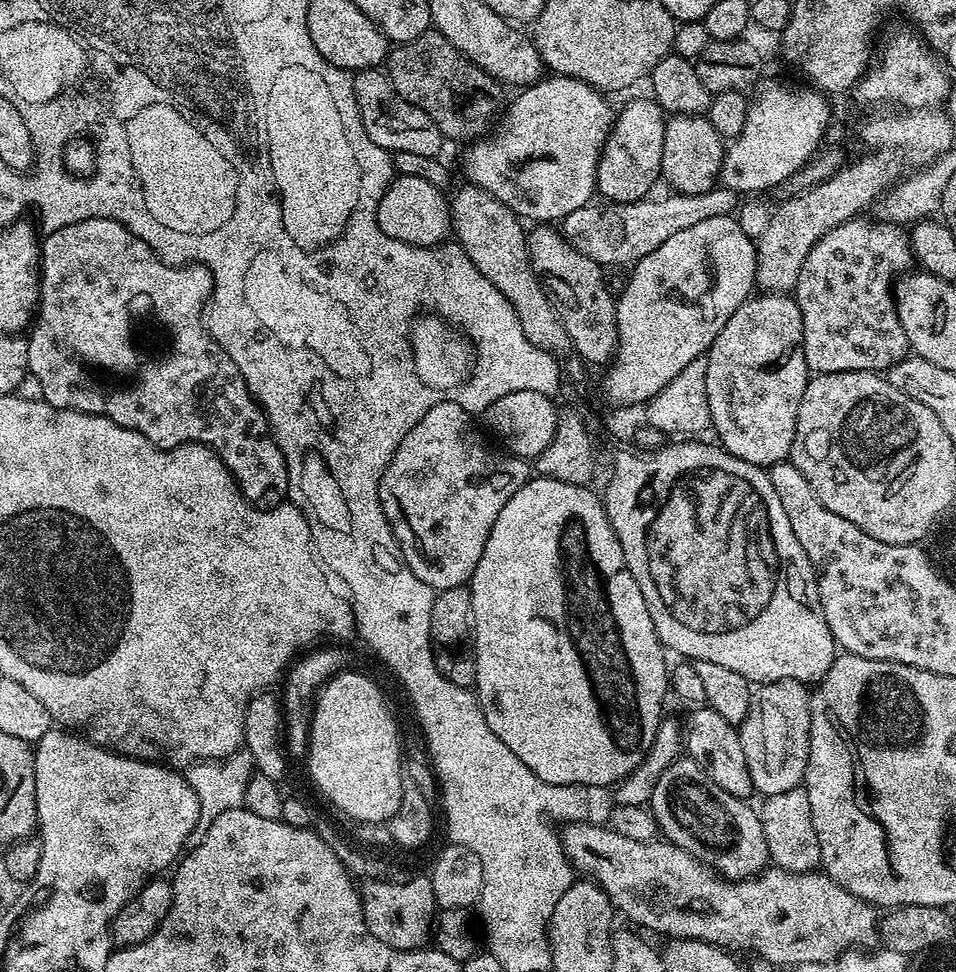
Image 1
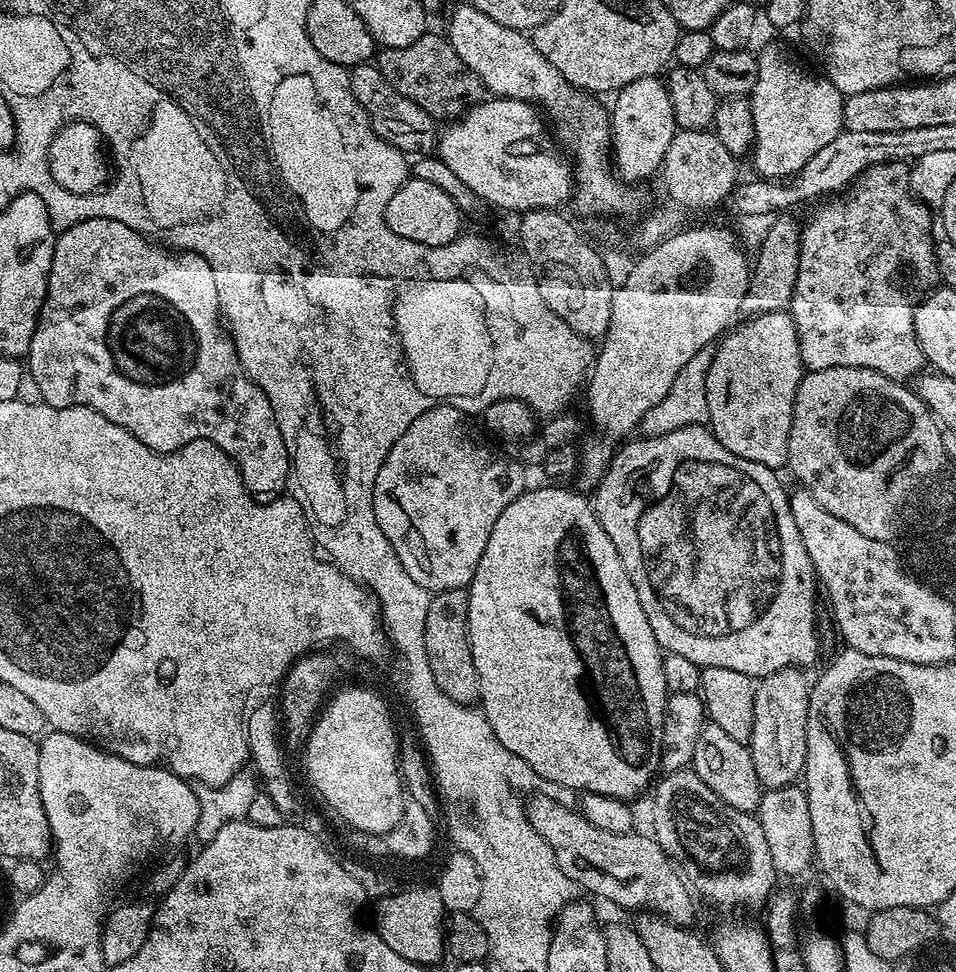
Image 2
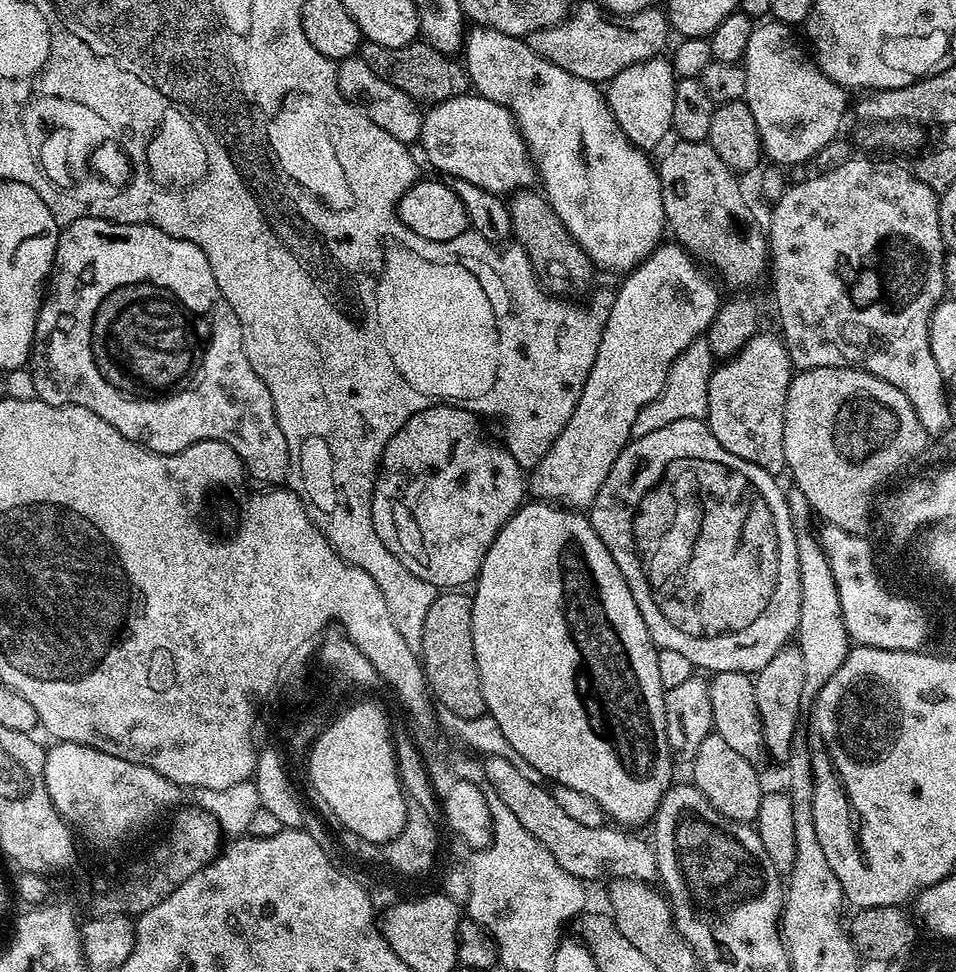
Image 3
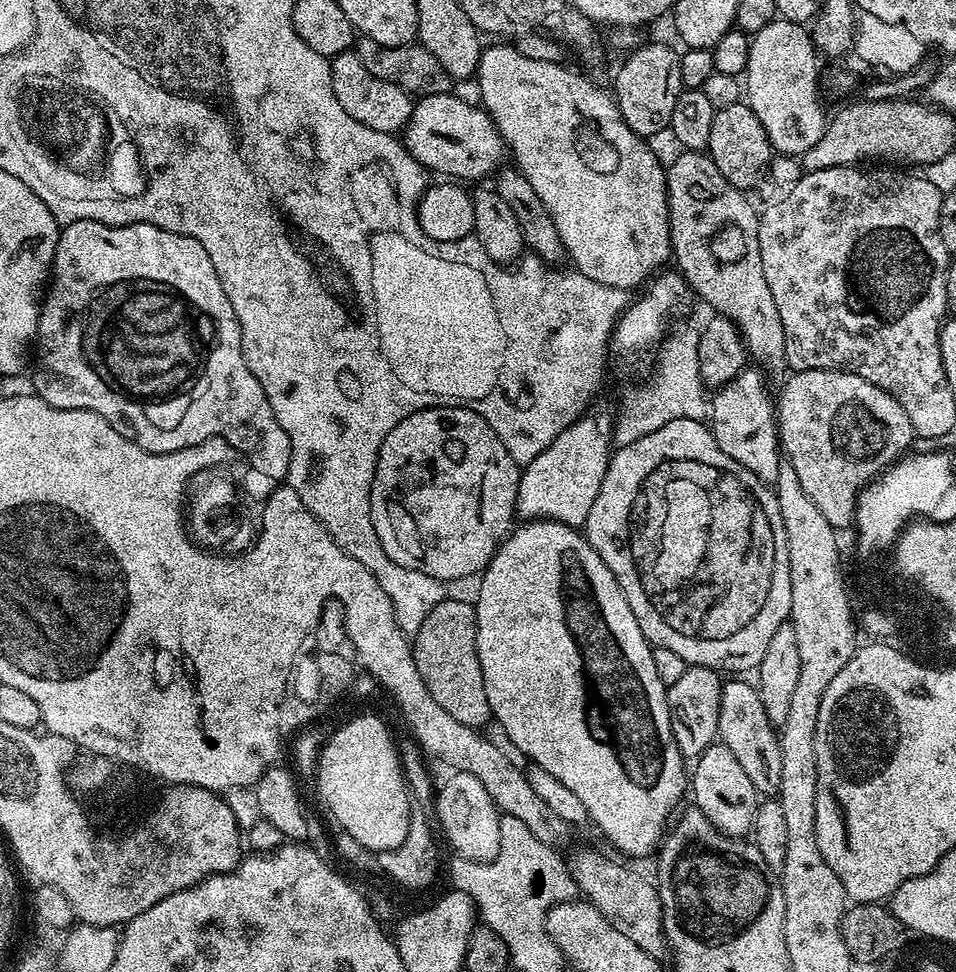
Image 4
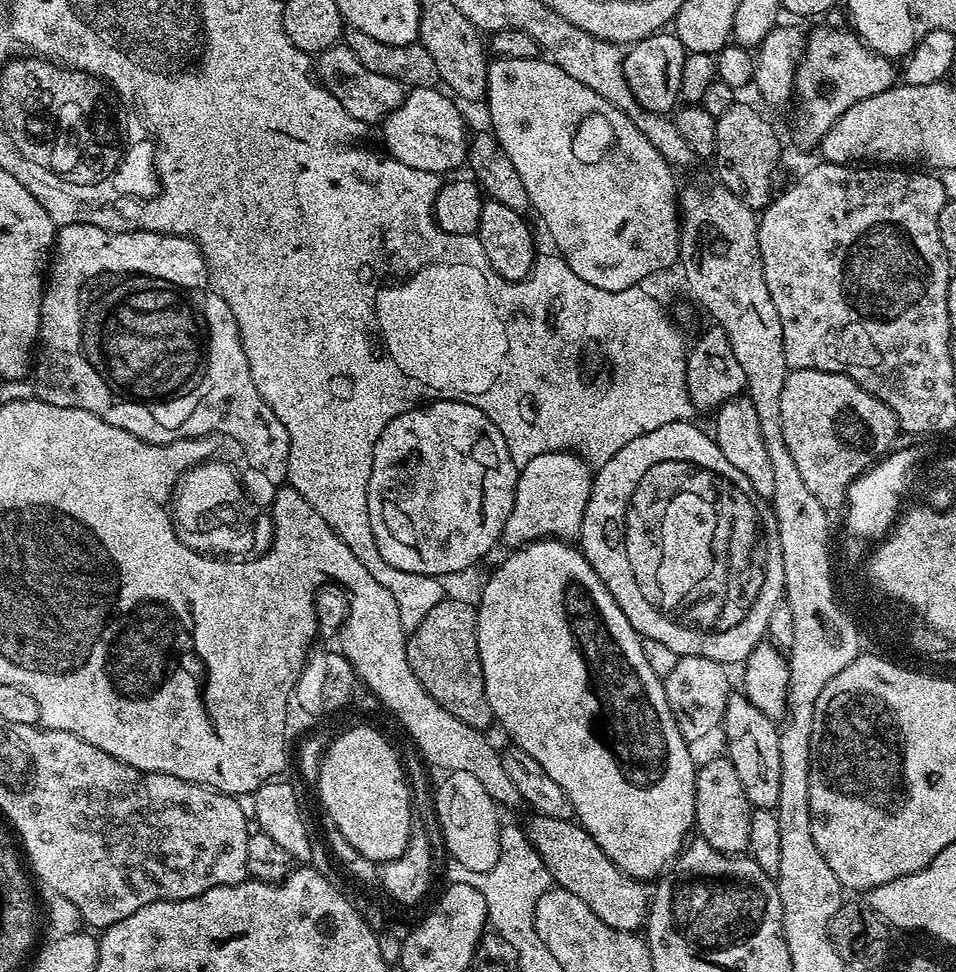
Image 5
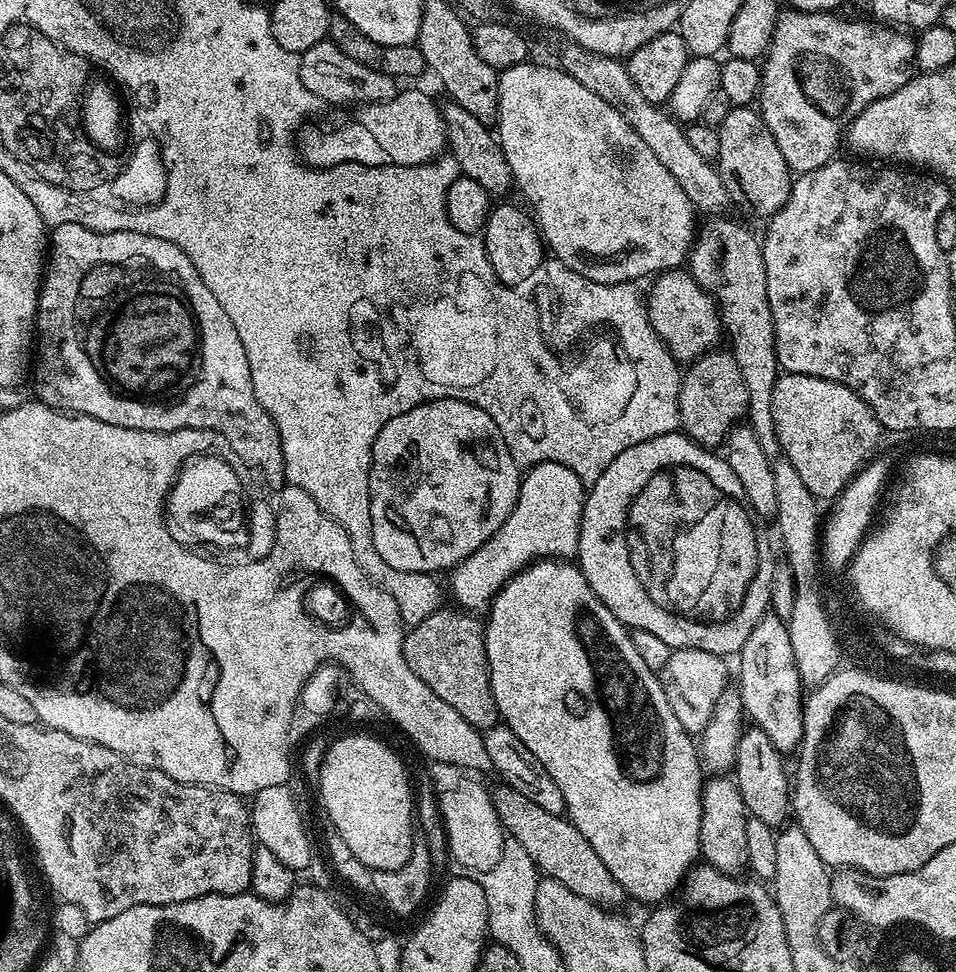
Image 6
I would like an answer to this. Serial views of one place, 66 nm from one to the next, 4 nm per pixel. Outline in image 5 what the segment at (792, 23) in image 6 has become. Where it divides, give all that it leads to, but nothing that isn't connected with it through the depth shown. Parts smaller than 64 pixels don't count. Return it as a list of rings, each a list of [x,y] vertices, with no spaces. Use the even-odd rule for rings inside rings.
[[[816,28],[808,32],[804,52],[796,66],[794,105],[796,104],[796,140],[804,148],[815,149],[821,138],[854,106],[874,94],[894,87],[898,68],[893,61],[875,52],[855,32],[840,28]]]

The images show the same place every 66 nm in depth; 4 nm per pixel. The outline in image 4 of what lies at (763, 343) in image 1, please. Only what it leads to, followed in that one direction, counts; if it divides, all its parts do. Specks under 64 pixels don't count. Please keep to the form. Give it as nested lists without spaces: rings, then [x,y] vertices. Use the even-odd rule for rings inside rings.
[[[746,366],[730,382],[715,389],[710,400],[710,427],[718,446],[738,466],[746,466],[763,484],[775,485],[782,459],[780,431],[776,429],[776,406],[768,393],[765,373],[756,366]]]

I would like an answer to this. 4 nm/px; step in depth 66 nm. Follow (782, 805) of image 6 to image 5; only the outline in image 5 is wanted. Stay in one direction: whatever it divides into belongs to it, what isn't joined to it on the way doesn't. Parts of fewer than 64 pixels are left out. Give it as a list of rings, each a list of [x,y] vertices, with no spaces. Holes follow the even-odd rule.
[[[734,692],[729,695],[724,711],[724,744],[728,747],[727,759],[731,760],[734,770],[738,770],[738,779],[742,782],[742,790],[746,790],[746,798],[753,809],[775,809],[778,802],[778,785],[780,784],[781,755],[778,754],[778,738],[780,729],[777,721],[762,714],[743,693]]]

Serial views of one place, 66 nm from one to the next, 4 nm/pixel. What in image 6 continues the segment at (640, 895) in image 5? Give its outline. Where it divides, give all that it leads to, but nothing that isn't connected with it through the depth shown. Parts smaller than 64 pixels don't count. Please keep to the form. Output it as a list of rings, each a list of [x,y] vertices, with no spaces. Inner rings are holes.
[[[507,786],[495,789],[491,798],[504,832],[526,849],[526,854],[530,854],[530,858],[544,876],[562,882],[570,890],[574,890],[574,894],[582,894],[582,898],[599,904],[601,908],[616,910],[620,903],[625,903],[622,886],[614,882],[614,874],[606,870],[602,858],[594,854],[594,846],[590,846],[590,842],[582,838],[582,834],[567,815],[550,814],[537,803],[530,802],[525,795],[518,794],[517,790]]]

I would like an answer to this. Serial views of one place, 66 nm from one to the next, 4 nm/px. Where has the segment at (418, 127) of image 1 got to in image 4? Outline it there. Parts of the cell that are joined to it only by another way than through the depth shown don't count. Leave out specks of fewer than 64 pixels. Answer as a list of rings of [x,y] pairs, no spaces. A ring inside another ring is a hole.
[[[349,50],[331,57],[330,63],[334,98],[338,98],[342,110],[346,110],[346,114],[350,114],[350,118],[362,122],[362,126],[375,132],[403,133],[414,103],[413,97],[409,93],[404,92],[392,82],[386,82],[382,78],[376,78],[370,74],[365,66],[362,66],[355,51]]]

